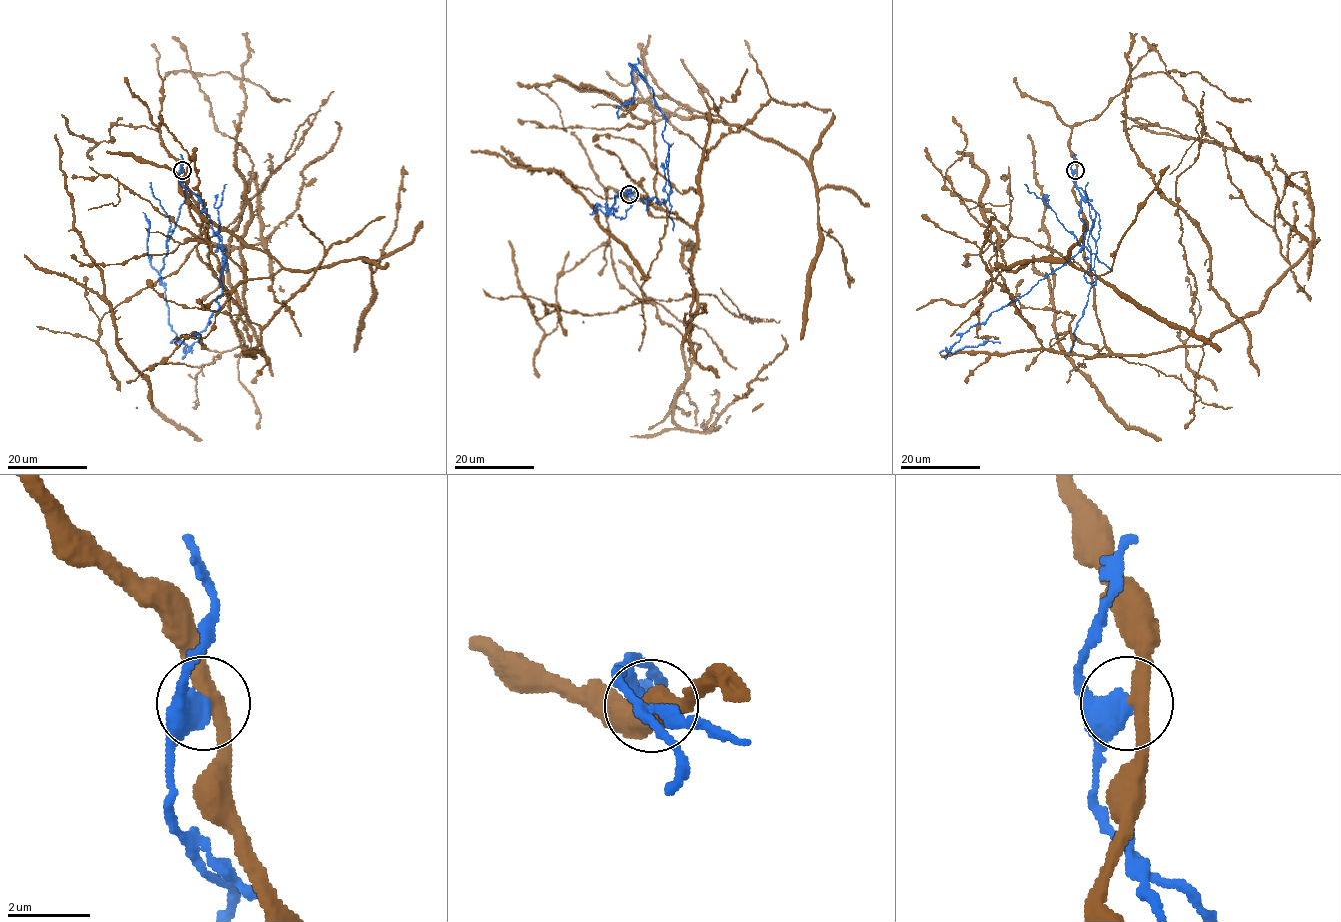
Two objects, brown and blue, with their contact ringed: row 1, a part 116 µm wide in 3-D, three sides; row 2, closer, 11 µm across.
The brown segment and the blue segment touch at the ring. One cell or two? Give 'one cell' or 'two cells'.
two cells

